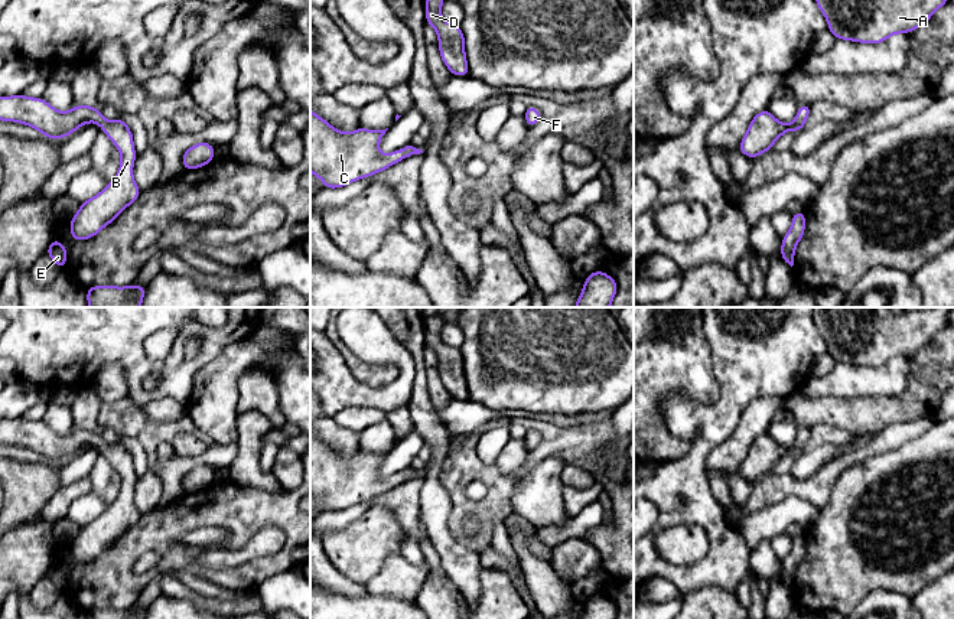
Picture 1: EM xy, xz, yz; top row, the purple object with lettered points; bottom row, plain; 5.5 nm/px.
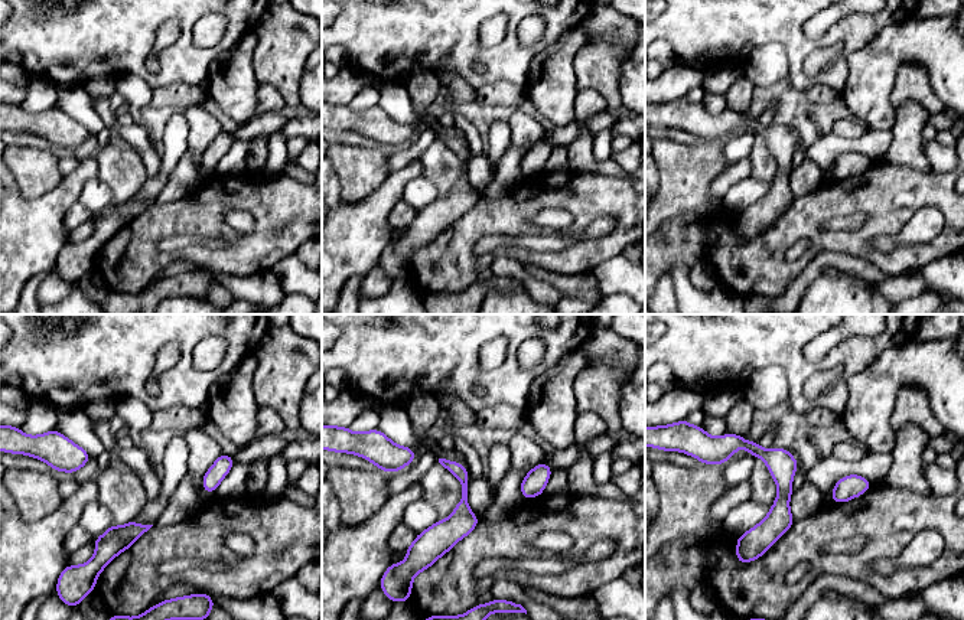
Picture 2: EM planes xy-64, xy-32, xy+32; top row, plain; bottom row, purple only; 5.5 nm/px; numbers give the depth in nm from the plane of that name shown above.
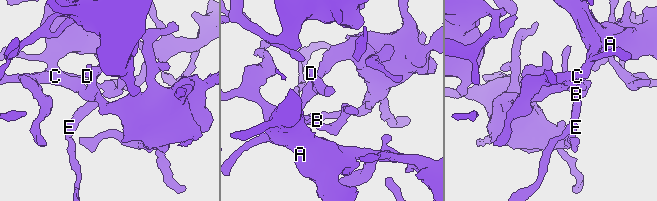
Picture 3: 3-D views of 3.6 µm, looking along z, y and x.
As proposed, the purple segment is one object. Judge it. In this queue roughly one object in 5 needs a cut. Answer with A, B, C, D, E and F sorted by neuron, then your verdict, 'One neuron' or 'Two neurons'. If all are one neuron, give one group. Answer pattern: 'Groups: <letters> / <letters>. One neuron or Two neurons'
Groups: A B C D E F. One neuron

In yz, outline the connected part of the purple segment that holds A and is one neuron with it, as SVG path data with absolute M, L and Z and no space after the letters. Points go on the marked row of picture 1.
M815 0L836 39L878 45L895 33L909 33L921 27L948 0Z

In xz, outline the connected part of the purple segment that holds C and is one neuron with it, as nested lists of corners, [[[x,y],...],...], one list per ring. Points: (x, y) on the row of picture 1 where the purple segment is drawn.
[[[310,108],[310,172],[325,183],[325,189],[336,189],[423,153],[406,146],[381,154],[378,144],[387,130],[365,130],[359,126],[352,133],[342,133]]]

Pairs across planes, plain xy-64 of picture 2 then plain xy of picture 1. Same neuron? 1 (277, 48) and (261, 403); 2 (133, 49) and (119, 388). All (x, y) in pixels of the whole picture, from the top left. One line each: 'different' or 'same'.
1: same
2: different

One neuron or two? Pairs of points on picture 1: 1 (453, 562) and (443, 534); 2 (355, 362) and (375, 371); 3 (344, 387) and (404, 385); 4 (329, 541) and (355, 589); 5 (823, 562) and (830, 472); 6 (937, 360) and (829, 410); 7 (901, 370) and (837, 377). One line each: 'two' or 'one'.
1: one
2: one
3: one
4: two
5: two
6: one
7: one

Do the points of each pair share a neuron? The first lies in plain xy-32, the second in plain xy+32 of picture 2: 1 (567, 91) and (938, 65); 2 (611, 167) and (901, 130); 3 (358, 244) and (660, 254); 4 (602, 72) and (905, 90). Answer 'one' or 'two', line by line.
1: one
2: one
3: one
4: one

